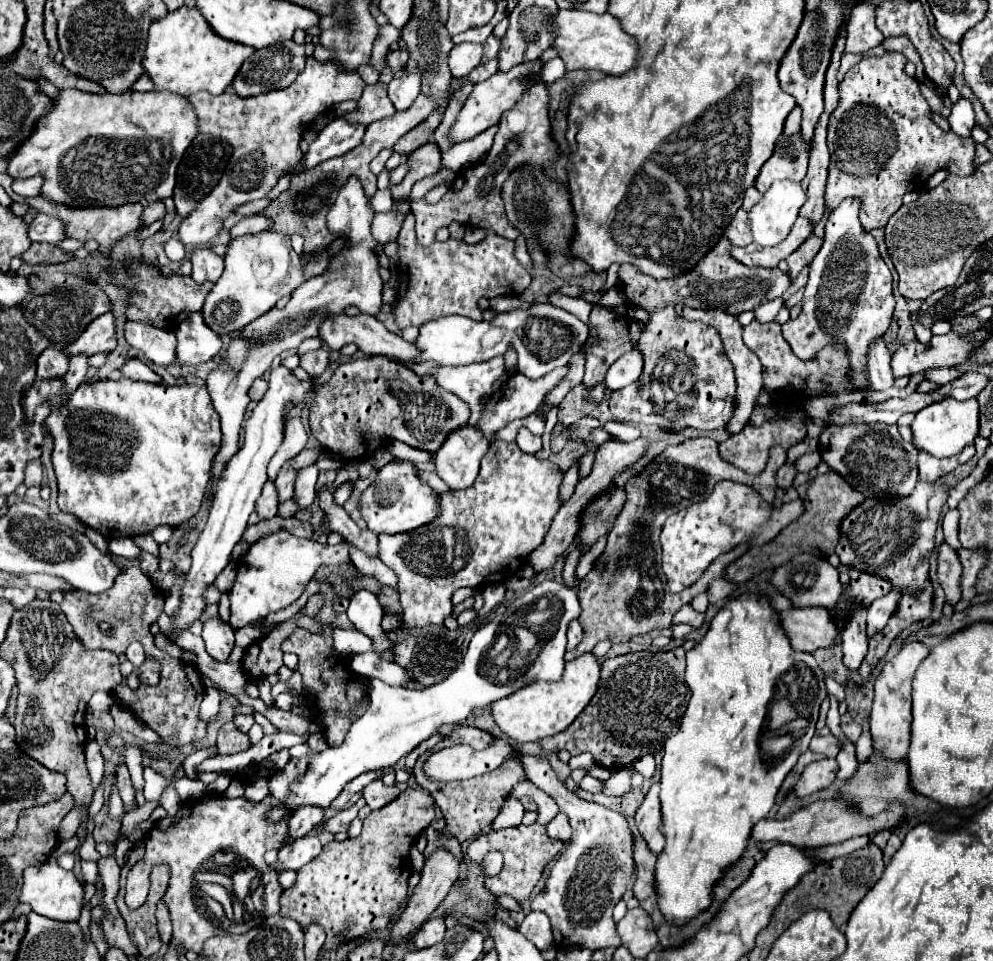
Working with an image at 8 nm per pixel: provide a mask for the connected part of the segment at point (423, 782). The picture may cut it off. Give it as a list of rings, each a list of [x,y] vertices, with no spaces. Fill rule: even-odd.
[[[507,760],[503,766],[499,766],[497,770],[493,770],[491,774],[483,774],[483,776],[475,776],[469,780],[457,780],[457,782],[433,782],[431,778],[425,776],[423,766],[415,766],[413,768],[413,776],[417,780],[417,784],[427,790],[435,804],[441,808],[443,818],[445,818],[445,828],[443,834],[445,836],[455,836],[459,840],[459,844],[463,844],[469,838],[475,838],[483,828],[487,828],[493,818],[497,816],[499,808],[503,806],[503,802],[507,800],[507,796],[511,794],[513,786],[521,780],[525,780],[523,768],[519,766],[519,760]]]

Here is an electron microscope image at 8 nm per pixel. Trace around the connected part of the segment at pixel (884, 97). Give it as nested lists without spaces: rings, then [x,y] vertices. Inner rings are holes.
[[[887,52],[885,56],[871,56],[855,64],[839,84],[839,106],[835,112],[829,116],[829,128],[827,128],[827,146],[831,152],[831,162],[829,162],[829,178],[827,178],[827,190],[825,190],[825,204],[829,210],[839,206],[839,202],[847,196],[855,196],[861,200],[861,224],[867,232],[875,228],[883,228],[891,214],[899,210],[901,198],[905,192],[923,188],[927,178],[945,168],[947,162],[953,162],[949,172],[955,172],[959,176],[967,176],[975,172],[973,160],[975,160],[975,142],[973,138],[961,138],[953,132],[943,132],[931,118],[929,118],[929,104],[919,92],[919,84],[915,78],[905,74],[905,64],[907,58],[899,52]],[[849,124],[857,124],[861,128],[871,128],[867,134],[867,140],[859,138],[849,138],[845,136],[845,128]]]

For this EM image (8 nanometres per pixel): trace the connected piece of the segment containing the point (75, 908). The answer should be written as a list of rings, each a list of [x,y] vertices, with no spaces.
[[[49,858],[43,864],[35,868],[27,868],[23,872],[23,888],[17,900],[29,904],[31,910],[39,916],[45,916],[57,922],[77,922],[81,914],[81,902],[83,902],[83,884],[75,878],[71,870],[67,872],[59,868],[55,858]]]

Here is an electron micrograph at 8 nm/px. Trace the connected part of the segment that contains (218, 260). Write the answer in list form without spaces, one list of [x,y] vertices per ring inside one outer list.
[[[199,246],[191,252],[189,256],[191,264],[193,264],[193,272],[191,278],[201,284],[201,282],[217,282],[225,264],[223,264],[223,256],[217,256],[209,246]]]

